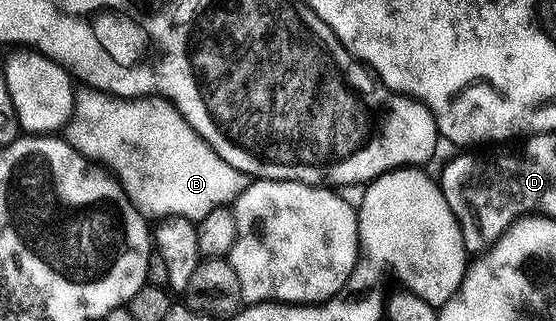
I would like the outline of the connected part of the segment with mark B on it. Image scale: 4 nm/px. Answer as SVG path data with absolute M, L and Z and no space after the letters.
M80 89L65 137L74 150L110 171L127 199L148 220L204 218L213 208L231 206L249 181L248 174L225 164L213 152L172 102L158 96L116 98Z

